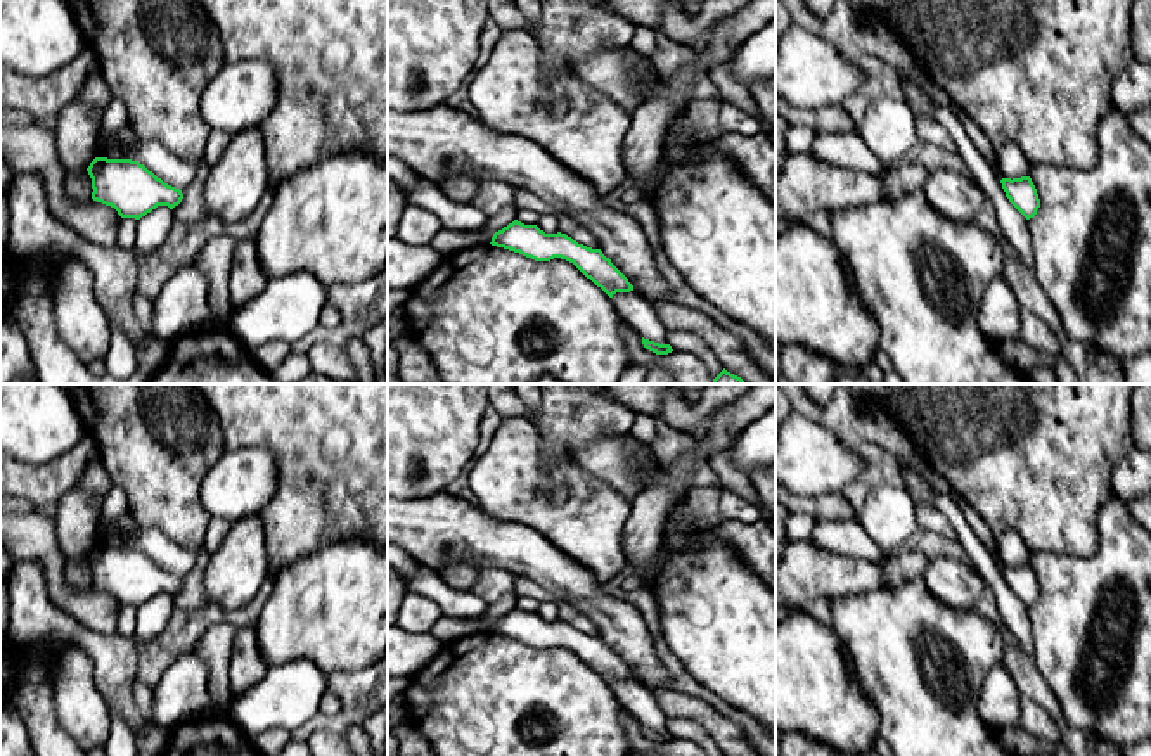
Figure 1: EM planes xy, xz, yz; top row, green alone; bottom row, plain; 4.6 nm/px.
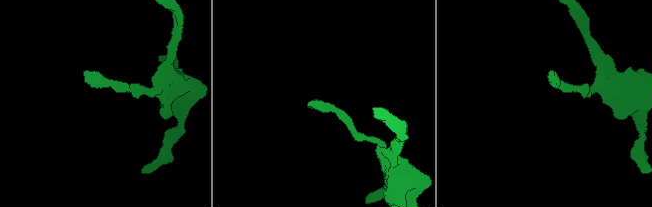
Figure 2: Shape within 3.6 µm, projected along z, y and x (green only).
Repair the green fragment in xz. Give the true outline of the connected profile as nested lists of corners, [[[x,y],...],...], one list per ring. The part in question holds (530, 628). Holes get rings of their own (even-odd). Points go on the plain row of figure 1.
[[[514,607],[502,618],[495,619],[490,631],[519,640],[535,649],[550,649],[554,645],[566,647],[609,685],[616,680],[633,678],[628,666],[602,642],[601,637],[578,631],[561,619],[545,621],[537,612],[524,612]]]

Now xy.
[[[95,545],[87,555],[92,566],[92,586],[111,593],[121,605],[140,607],[158,593],[173,597],[183,586],[144,552],[132,547]]]

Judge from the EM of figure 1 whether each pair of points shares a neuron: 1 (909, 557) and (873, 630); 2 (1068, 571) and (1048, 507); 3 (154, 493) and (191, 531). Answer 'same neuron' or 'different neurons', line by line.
1: different neurons
2: different neurons
3: same neuron

